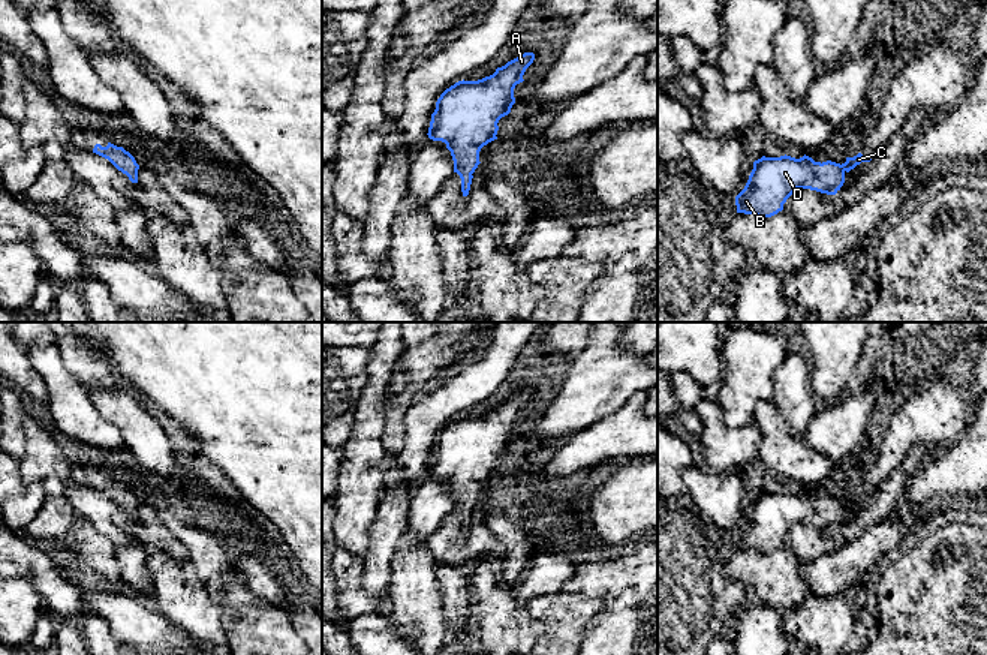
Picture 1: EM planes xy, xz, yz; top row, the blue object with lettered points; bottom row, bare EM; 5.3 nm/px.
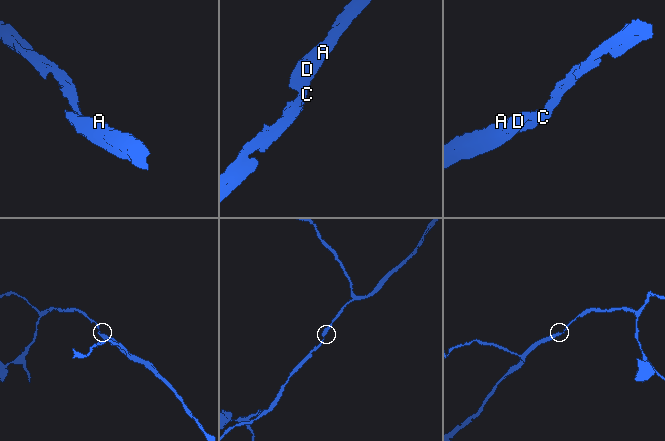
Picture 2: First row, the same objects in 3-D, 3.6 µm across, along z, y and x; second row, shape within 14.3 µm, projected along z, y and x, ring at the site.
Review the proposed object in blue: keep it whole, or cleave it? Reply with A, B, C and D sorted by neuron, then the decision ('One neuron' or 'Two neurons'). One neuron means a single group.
Groups: A B C D. One neuron

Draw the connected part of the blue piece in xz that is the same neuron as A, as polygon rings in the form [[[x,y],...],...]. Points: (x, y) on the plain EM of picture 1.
[[[524,388],[490,412],[455,418],[437,435],[427,471],[445,478],[451,487],[463,532],[469,531],[472,510],[481,499],[481,484],[497,475],[497,459],[511,448],[514,424],[524,417],[523,411],[533,396],[533,388]]]

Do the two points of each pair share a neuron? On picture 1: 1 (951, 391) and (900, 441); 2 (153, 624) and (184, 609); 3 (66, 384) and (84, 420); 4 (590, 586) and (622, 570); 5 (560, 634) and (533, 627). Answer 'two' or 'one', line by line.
1: one
2: two
3: one
4: one
5: two

